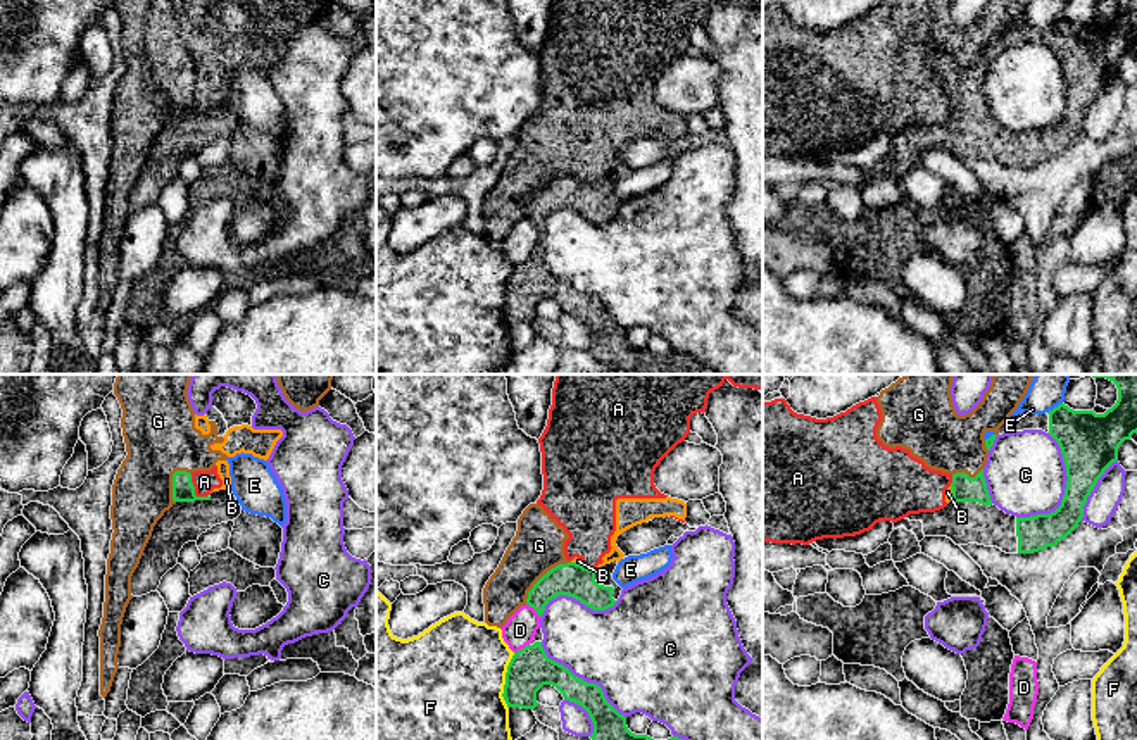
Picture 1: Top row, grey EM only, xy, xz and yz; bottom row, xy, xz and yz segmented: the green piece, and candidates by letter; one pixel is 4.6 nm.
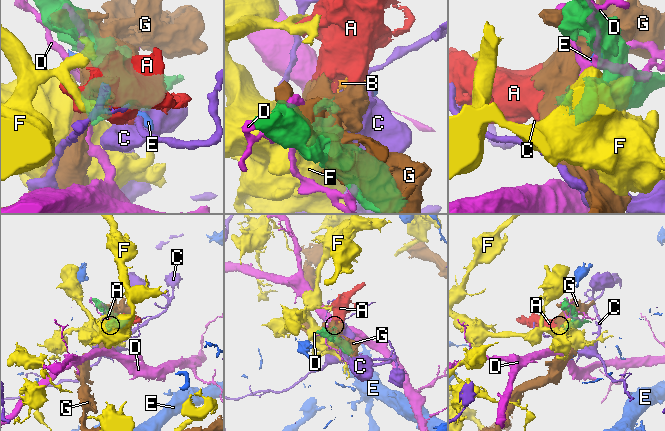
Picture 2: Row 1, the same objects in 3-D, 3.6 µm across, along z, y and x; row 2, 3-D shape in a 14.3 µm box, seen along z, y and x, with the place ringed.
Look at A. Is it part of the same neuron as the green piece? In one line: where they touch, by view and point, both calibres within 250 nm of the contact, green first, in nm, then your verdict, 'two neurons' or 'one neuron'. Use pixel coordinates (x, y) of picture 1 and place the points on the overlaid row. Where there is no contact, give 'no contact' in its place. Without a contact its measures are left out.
xy (194, 490) | 110/110 nm | two neurons

